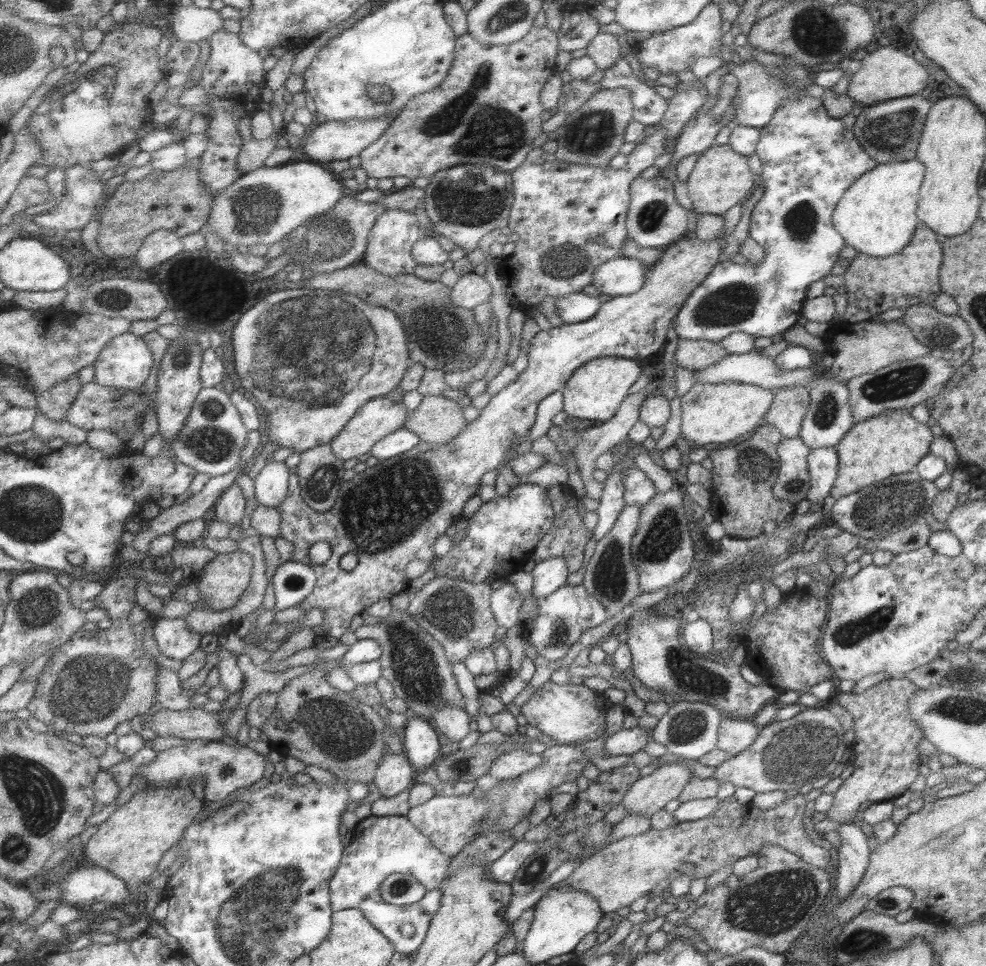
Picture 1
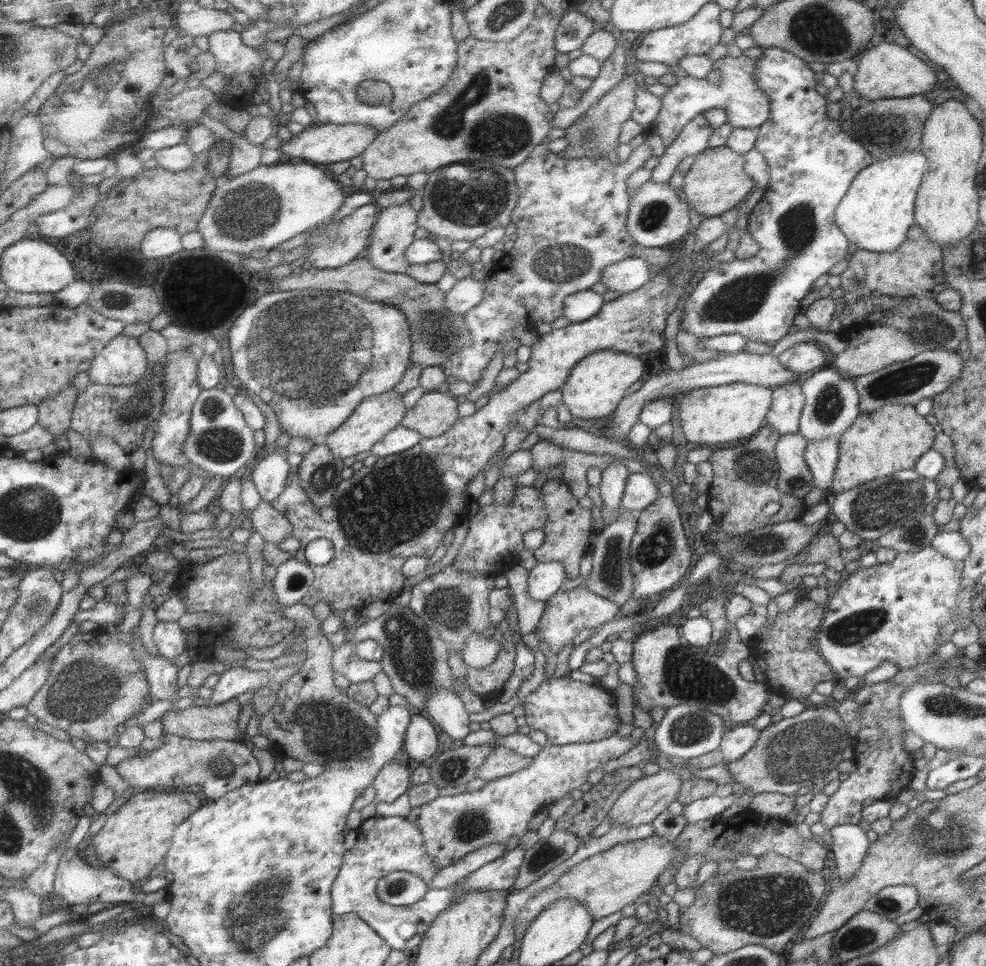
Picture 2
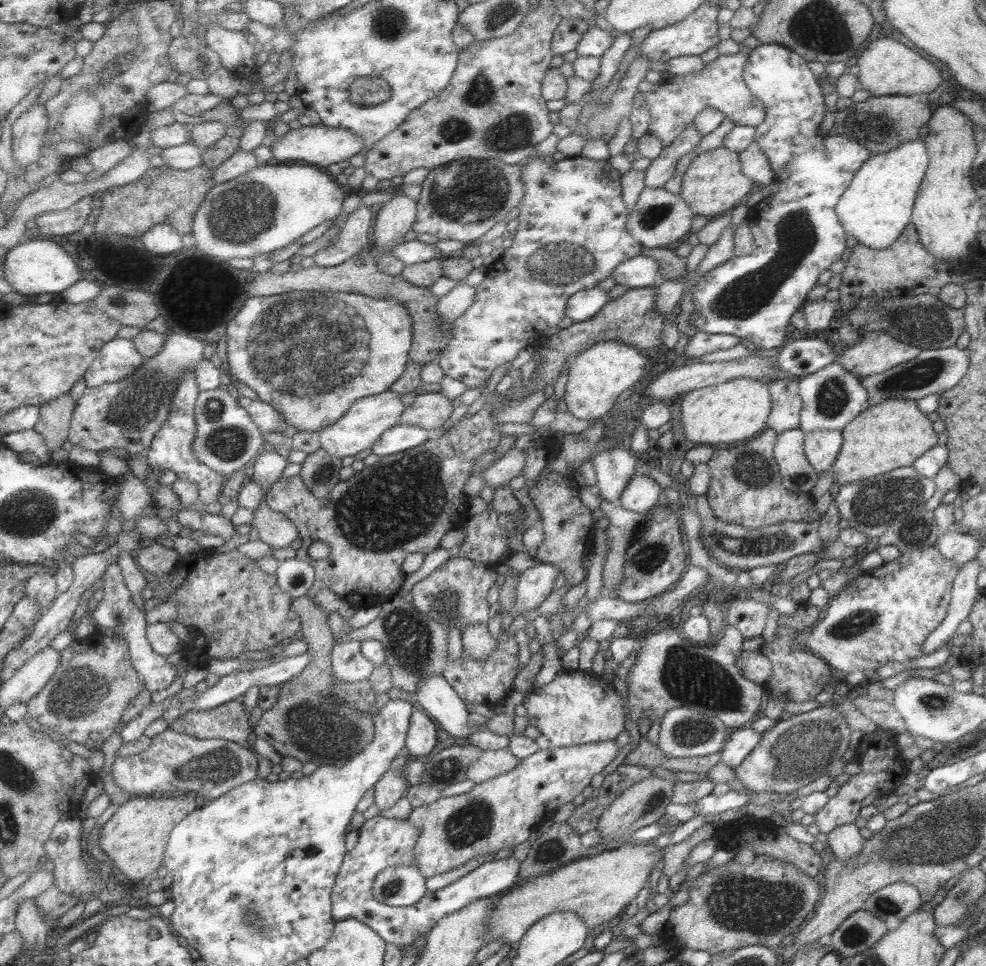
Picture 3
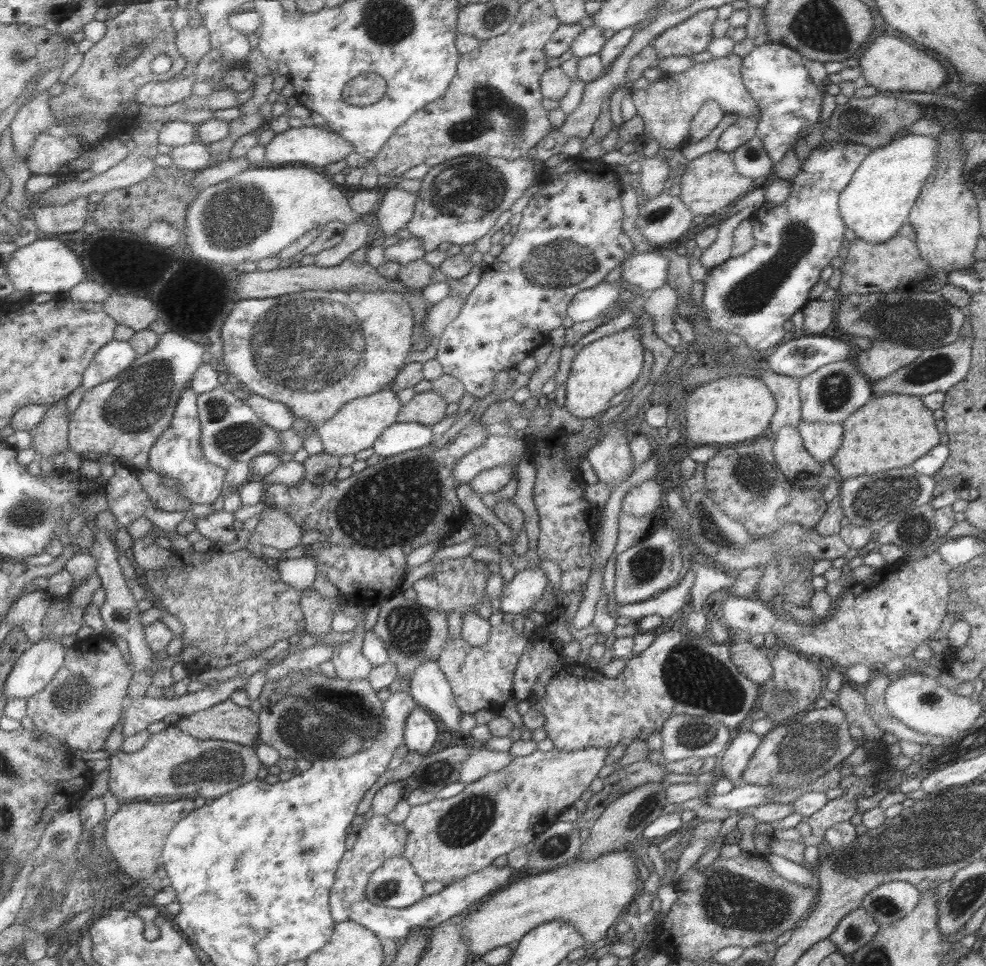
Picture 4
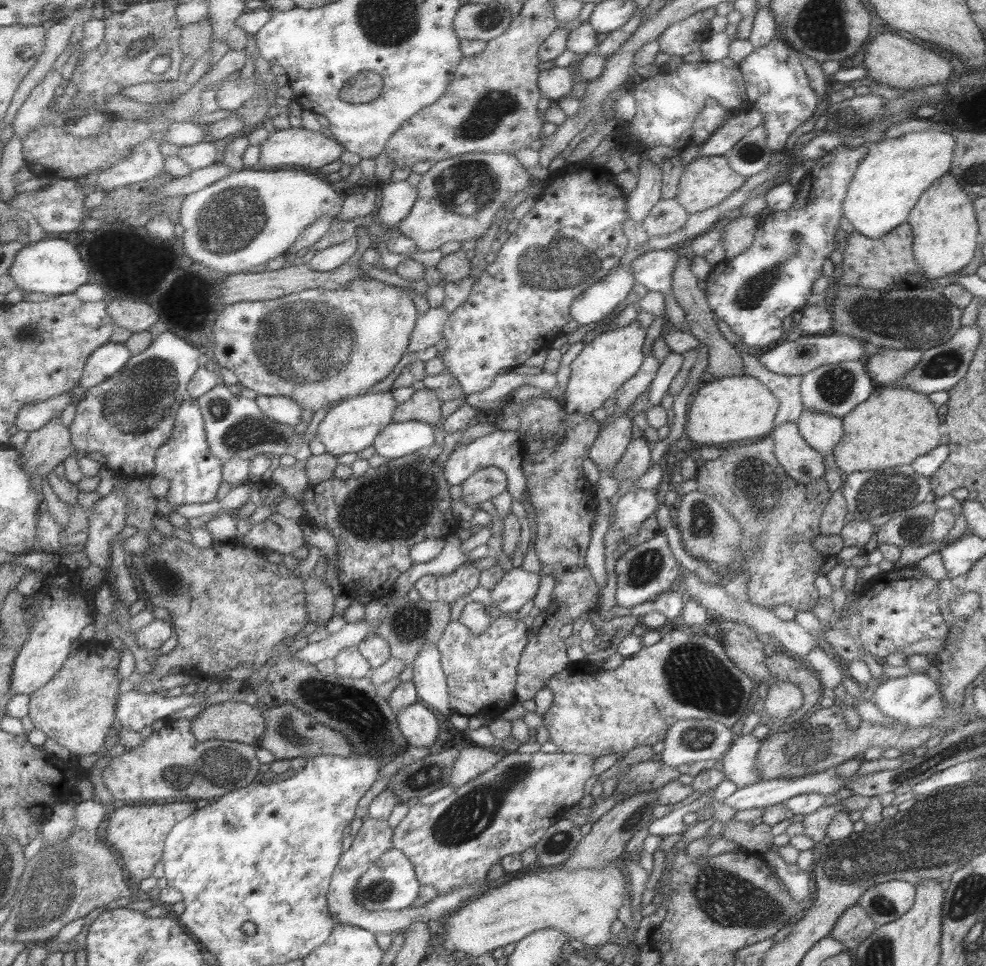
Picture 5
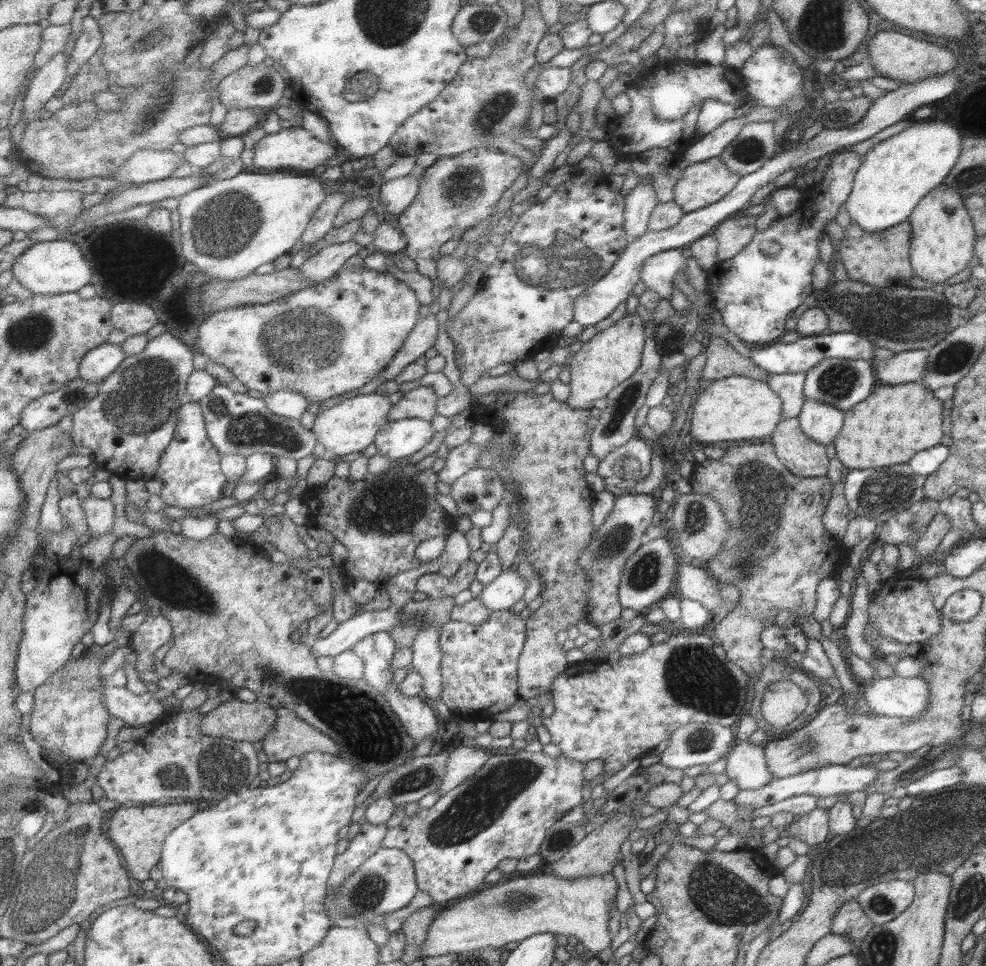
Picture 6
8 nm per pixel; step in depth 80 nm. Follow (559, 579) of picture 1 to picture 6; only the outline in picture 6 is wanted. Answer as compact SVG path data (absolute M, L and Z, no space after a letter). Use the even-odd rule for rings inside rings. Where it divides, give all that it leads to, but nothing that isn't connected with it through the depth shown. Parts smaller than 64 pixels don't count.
M503 569L497 578L489 584L483 584L477 600L490 611L510 610L521 600L527 588L527 581L517 571Z

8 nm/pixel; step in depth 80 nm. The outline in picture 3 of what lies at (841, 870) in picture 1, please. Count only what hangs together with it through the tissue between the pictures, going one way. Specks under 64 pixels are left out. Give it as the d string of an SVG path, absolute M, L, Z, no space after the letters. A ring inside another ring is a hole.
M854 824L836 826L827 833L827 843L834 854L835 861L849 861L862 849L864 838Z

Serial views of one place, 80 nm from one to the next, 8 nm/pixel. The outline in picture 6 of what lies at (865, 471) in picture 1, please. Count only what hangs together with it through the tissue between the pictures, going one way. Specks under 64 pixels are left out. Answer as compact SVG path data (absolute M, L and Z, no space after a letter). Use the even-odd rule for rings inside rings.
M919 382L879 384L866 400L844 411L842 429L833 441L836 459L850 470L881 469L891 465L908 464L916 452L946 441L946 437L941 433L941 425L946 423L946 412L941 408L941 403L933 397L933 390L923 387Z

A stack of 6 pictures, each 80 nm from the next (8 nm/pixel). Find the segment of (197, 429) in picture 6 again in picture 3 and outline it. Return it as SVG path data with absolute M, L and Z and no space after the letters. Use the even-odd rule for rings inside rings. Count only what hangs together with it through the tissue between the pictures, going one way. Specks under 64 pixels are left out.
M187 371L180 376L181 384L177 388L177 394L173 398L170 407L170 417L161 430L157 432L155 440L147 453L148 462L154 470L162 473L166 470L173 471L178 478L190 480L199 486L200 500L203 504L213 504L219 500L227 476L217 472L201 460L197 460L196 452L193 452L193 443L197 434L196 406L202 391L197 382L196 371Z

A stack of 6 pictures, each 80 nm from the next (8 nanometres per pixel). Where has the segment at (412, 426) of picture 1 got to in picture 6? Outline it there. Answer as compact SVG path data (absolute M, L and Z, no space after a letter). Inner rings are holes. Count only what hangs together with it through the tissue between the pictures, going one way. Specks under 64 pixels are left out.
M419 386L404 392L396 404L391 404L386 420L403 420L405 418L419 418L430 420L436 415L437 396L428 387Z

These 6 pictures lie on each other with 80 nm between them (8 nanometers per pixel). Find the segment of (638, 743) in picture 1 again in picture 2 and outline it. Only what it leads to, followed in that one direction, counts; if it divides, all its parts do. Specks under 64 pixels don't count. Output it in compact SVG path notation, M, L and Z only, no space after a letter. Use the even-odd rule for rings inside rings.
M611 734L609 738L591 743L574 743L555 746L545 744L539 753L531 758L527 767L485 782L480 790L461 792L458 795L437 796L435 800L411 808L406 819L411 821L422 834L425 850L433 858L435 868L445 868L464 854L484 844L507 843L511 836L520 836L528 830L527 821L574 789L579 789L591 770L601 769L602 763L625 754L634 745L630 736L623 738Z

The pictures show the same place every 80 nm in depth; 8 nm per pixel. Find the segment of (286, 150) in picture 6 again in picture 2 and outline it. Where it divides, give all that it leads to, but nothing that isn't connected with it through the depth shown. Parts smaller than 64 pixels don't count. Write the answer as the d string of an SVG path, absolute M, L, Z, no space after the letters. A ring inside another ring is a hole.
M314 124L294 134L288 141L281 141L281 146L278 149L283 152L281 158L303 158L308 163L327 165L360 155L376 137L376 133L376 128L368 124Z

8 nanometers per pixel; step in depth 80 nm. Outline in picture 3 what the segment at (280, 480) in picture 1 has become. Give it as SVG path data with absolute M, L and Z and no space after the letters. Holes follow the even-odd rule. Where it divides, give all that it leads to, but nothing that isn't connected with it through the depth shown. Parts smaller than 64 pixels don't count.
M265 448L258 455L248 479L258 484L262 492L267 494L287 466L287 459L271 448Z

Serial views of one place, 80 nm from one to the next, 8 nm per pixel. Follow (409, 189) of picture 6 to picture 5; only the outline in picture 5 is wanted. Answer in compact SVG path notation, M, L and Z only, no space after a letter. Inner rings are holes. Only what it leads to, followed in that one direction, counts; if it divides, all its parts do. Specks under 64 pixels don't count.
M406 180L382 183L378 185L381 193L381 203L376 220L387 232L395 229L397 224L409 214L416 199L416 187Z

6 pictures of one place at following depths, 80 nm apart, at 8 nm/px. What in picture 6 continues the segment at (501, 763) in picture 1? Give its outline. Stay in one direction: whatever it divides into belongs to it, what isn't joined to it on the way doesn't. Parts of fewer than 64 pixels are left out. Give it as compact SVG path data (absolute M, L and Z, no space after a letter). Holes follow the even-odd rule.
M459 746L448 753L447 763L445 763L445 773L441 777L437 793L441 797L445 792L456 788L461 782L473 777L479 768L485 765L485 761L490 754L485 749L479 747L465 748Z

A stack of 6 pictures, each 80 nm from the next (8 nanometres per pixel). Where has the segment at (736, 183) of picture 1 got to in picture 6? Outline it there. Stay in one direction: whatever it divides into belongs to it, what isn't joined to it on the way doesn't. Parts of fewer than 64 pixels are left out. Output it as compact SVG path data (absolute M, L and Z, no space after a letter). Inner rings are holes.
M711 157L701 162L688 163L682 170L681 178L673 187L675 204L688 213L717 202L725 196L739 180L739 174L731 172L719 157Z

